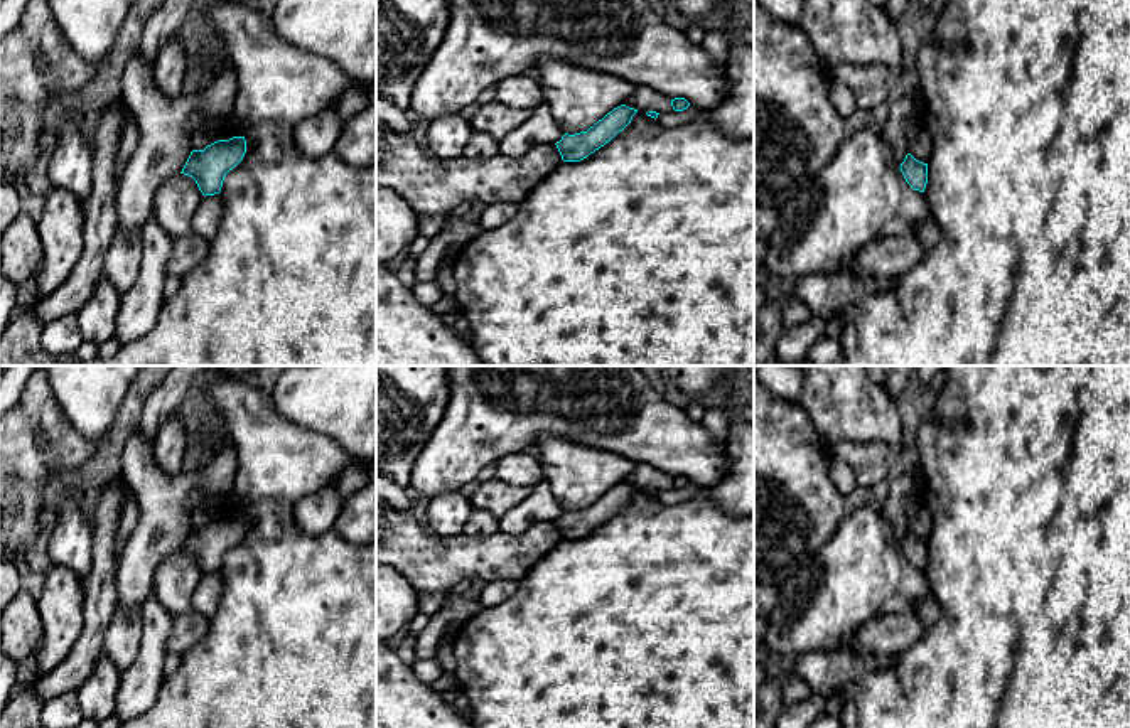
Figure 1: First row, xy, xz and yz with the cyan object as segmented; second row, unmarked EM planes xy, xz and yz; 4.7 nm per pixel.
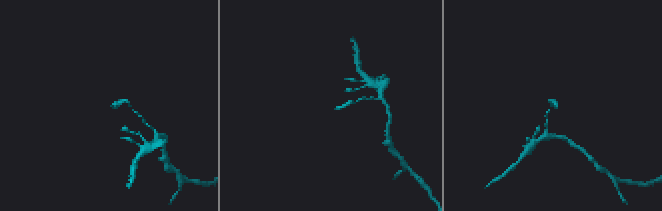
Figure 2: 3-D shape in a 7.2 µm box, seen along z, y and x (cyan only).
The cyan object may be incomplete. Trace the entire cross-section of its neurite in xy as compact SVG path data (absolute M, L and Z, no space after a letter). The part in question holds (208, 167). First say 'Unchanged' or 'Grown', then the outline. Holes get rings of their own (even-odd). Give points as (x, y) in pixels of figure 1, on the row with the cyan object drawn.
Unchanged. M245 136L218 140L204 150L192 150L180 174L192 177L204 197L214 195L221 192L226 174L243 160L245 153Z

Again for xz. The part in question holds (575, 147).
Unchanged. M621 104L599 120L587 131L575 135L565 133L557 148L563 162L580 162L590 153L609 143L619 131L622 131L632 120L638 110Z

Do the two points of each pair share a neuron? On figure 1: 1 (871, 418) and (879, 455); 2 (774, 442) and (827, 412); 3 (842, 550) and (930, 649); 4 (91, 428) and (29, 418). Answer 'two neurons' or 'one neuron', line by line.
1: two neurons
2: two neurons
3: two neurons
4: two neurons

